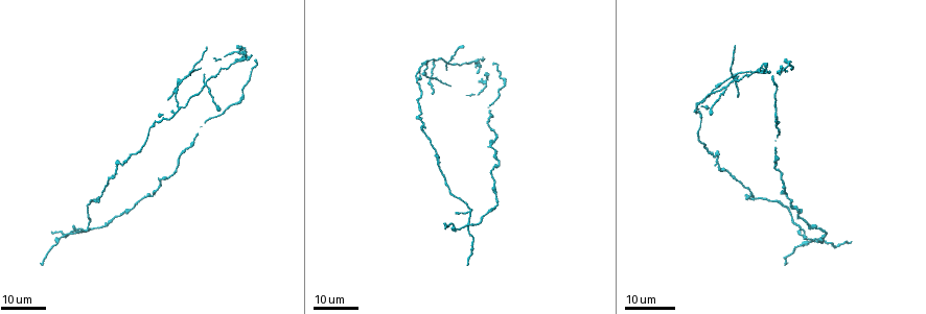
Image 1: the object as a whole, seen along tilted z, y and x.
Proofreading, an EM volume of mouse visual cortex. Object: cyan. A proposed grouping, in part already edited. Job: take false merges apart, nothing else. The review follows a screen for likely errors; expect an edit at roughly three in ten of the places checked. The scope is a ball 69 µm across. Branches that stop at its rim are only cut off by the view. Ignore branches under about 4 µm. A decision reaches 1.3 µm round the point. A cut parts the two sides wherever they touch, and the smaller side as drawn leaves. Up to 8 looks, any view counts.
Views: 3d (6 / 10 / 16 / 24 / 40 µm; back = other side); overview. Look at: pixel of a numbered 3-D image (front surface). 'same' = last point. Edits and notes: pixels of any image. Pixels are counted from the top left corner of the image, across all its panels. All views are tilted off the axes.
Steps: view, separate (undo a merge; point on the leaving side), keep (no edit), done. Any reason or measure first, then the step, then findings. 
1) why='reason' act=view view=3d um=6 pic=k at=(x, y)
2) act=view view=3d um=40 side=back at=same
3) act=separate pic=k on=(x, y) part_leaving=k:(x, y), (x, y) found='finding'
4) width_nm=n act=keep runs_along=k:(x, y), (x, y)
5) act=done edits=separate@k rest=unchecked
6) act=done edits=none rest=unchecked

why='four-way junction' act=view view=3d um=16 pic=1 at=(207, 85)

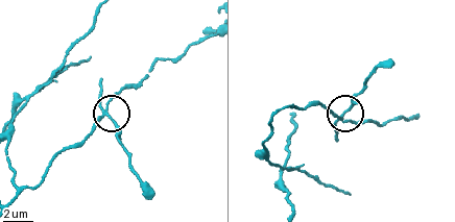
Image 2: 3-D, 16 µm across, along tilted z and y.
act=view view=3d um=10 pic=2 at=(104, 114)

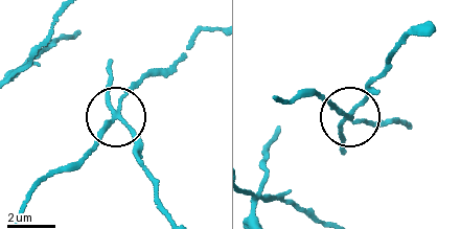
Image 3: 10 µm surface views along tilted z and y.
act=view view=3d um=6 pic=3 at=(119, 114)

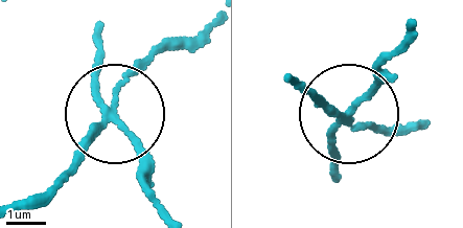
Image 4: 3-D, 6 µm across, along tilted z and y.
arms=4 act=separate pic=4 on=(140, 156) part_leaving=4:(111, 118), (135, 145), (161, 213) found='two neurons meet here'

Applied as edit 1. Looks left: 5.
why='see it whole again' act=view view=overview

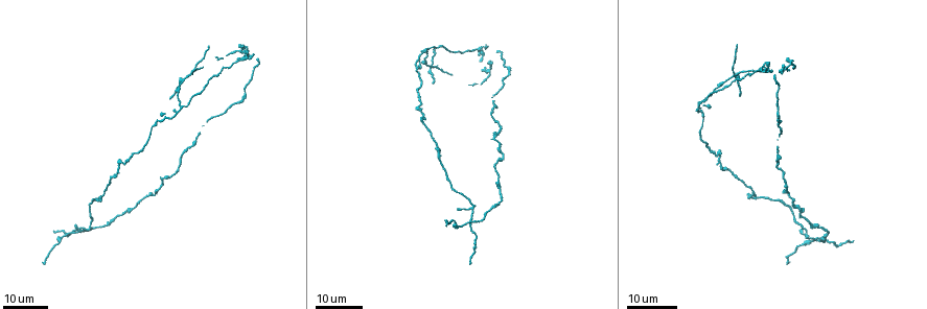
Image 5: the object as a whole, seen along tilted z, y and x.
why='four arms meet' act=view view=3d um=16 pic=5 at=(431, 65)

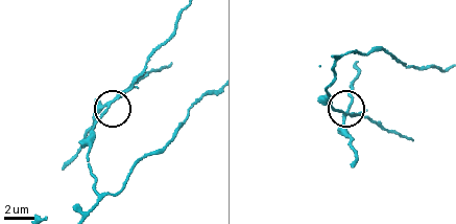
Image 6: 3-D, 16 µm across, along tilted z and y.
act=view view=3d um=6 pic=6 at=(110, 102)

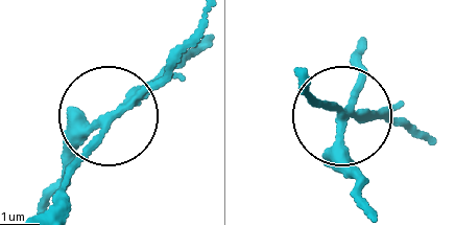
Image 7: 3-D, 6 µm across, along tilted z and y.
arms=4 act=separate pic=7 on=(68, 143) part_leaving=7:(116, 112), (159, 76), (201, 18) found='two neurons meet here'

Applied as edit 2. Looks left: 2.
act=done edits=separate@4,separate@7 rest=unchecked

